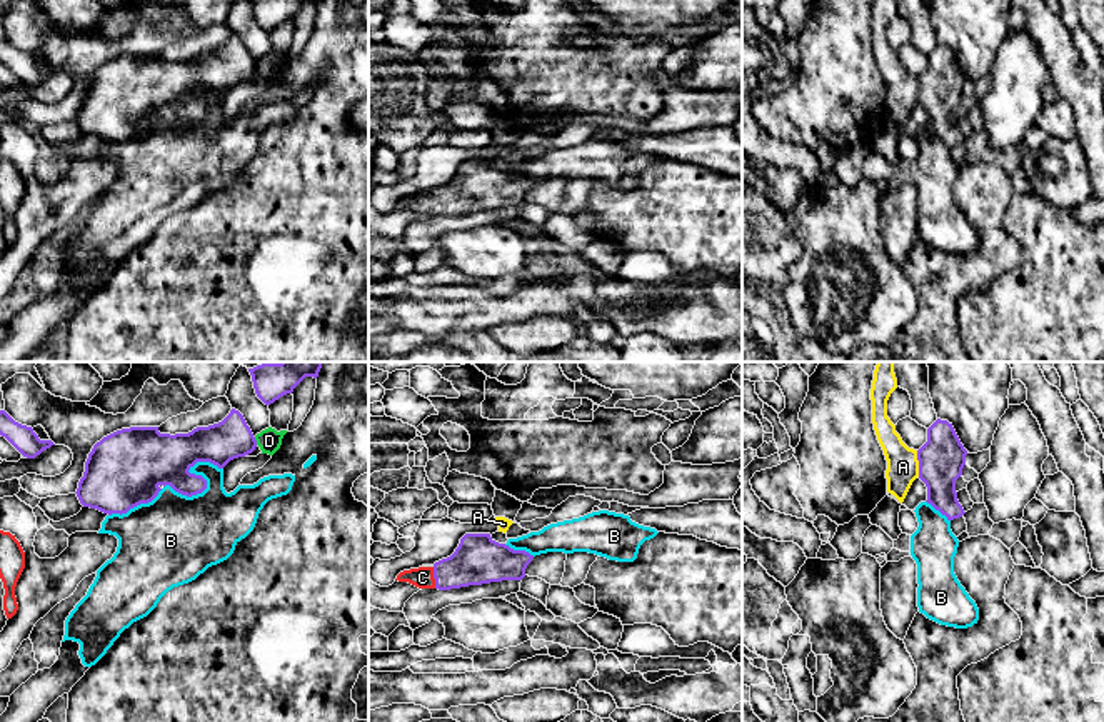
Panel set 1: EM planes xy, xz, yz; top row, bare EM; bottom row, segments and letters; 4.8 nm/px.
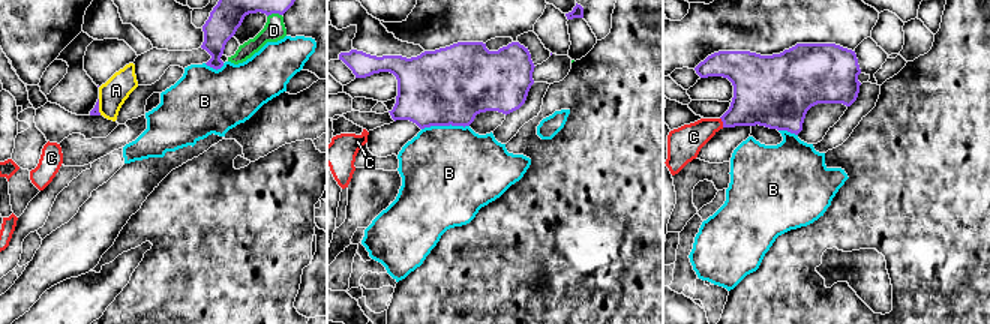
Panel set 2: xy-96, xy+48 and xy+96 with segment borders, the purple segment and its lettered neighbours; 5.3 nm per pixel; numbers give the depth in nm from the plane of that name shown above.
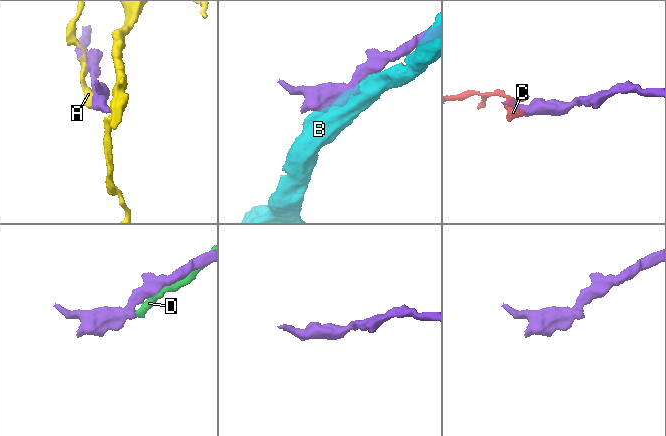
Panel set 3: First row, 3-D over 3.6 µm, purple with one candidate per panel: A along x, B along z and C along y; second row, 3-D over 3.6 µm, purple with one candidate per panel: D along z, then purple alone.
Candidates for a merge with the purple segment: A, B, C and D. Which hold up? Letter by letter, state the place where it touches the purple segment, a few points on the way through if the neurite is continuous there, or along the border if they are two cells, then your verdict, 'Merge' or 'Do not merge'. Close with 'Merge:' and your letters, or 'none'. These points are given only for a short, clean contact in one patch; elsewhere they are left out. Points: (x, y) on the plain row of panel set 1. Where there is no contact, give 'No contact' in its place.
A: Touches purple at yz (919, 90). Boundary: yz (916, 77), (919, 102). Do not merge
B: Touches purple at xy (185, 120). Do not merge
C: Touches purple at xz (434, 204). Path across: xz (477, 185), (462, 195), (434, 204), (422, 204). Merge
D: Touches purple at xy (255, 67). Do not merge
Merge: C

